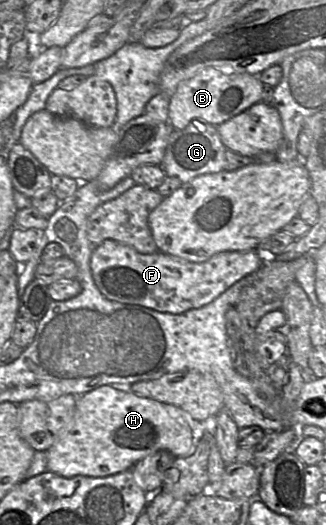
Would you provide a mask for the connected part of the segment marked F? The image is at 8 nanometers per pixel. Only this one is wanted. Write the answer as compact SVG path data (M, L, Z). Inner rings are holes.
M113 240L94 246L90 260L93 280L104 297L170 314L206 306L236 282L256 272L262 264L256 249L223 251L205 262L194 263L162 252L141 254Z

